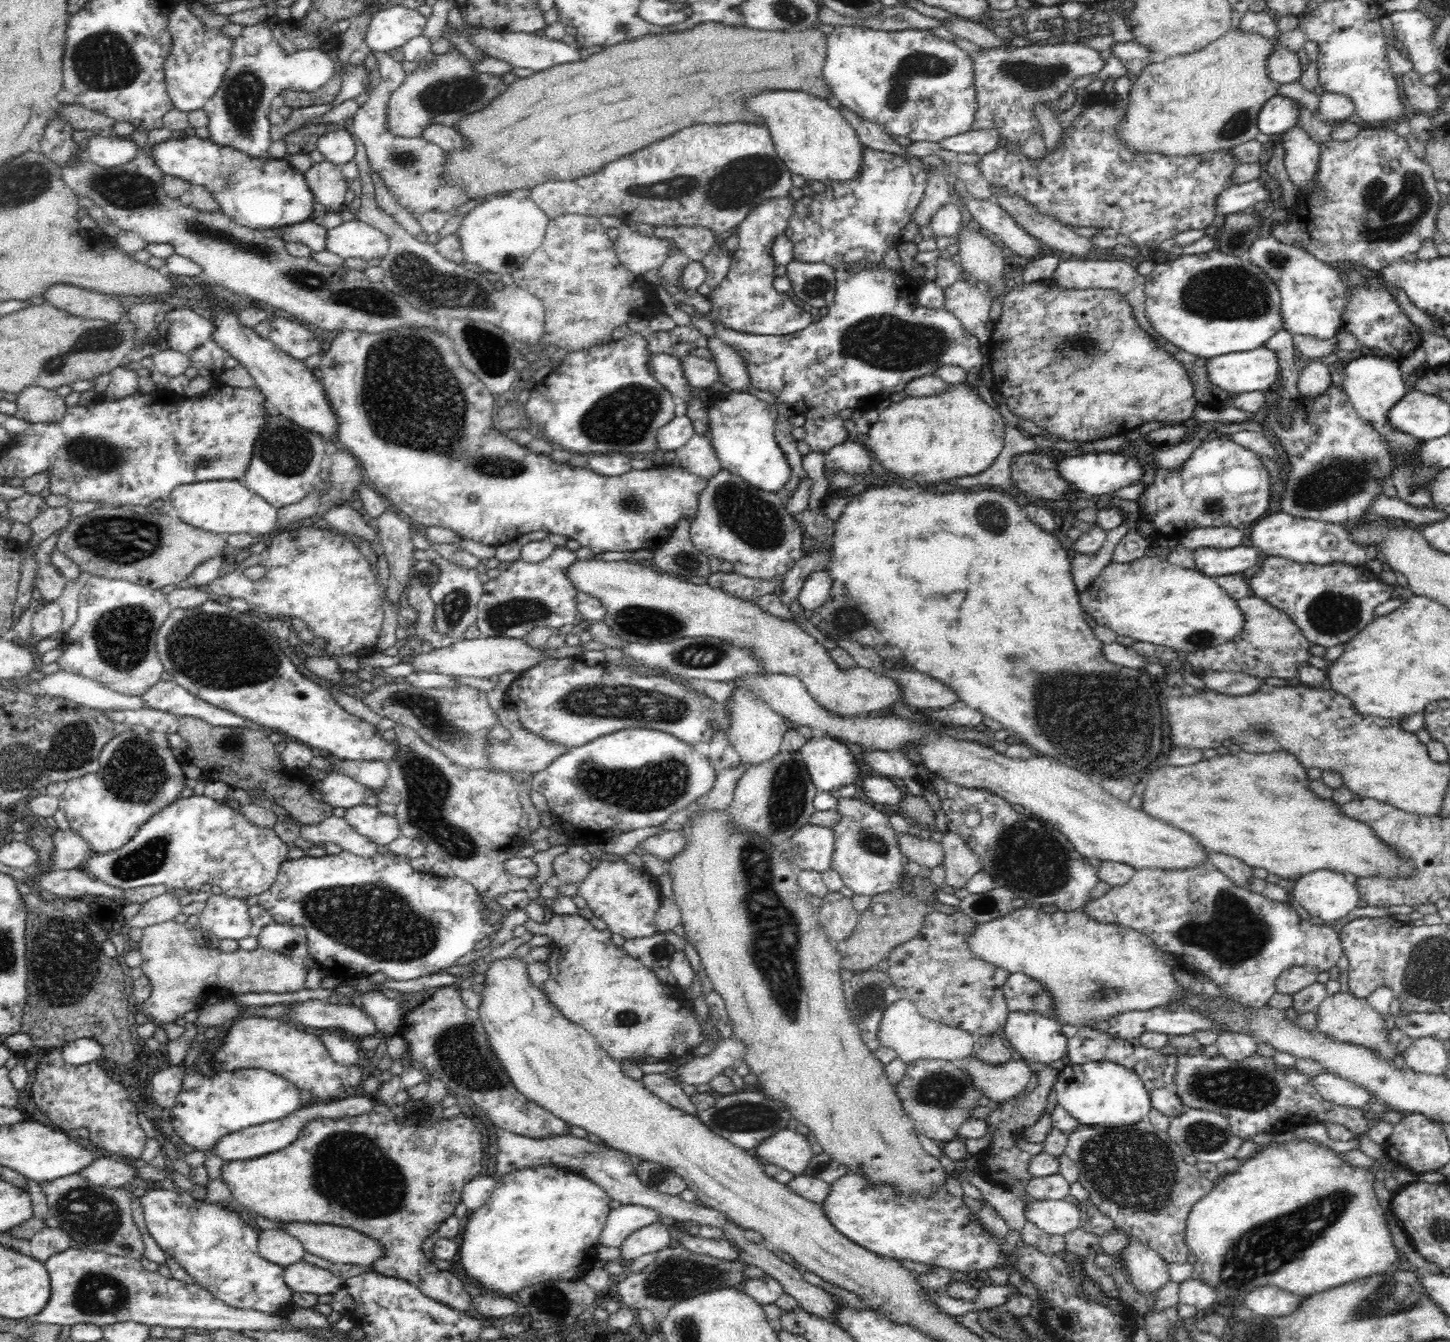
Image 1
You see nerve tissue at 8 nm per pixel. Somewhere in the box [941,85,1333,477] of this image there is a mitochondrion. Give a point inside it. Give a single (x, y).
(1227, 292)

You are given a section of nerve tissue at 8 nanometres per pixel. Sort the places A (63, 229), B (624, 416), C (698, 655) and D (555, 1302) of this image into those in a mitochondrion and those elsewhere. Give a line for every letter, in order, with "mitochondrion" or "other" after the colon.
A: other
B: mitochondrion
C: mitochondrion
D: mitochondrion

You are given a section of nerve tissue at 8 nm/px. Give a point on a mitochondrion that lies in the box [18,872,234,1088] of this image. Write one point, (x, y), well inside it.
(65, 960)

